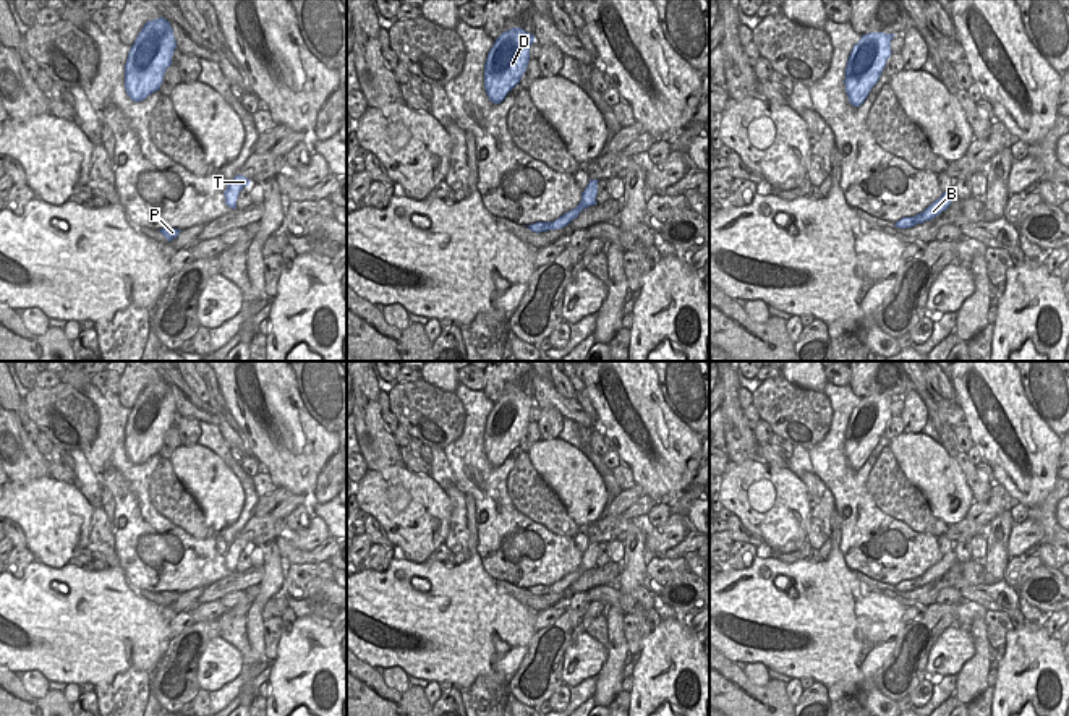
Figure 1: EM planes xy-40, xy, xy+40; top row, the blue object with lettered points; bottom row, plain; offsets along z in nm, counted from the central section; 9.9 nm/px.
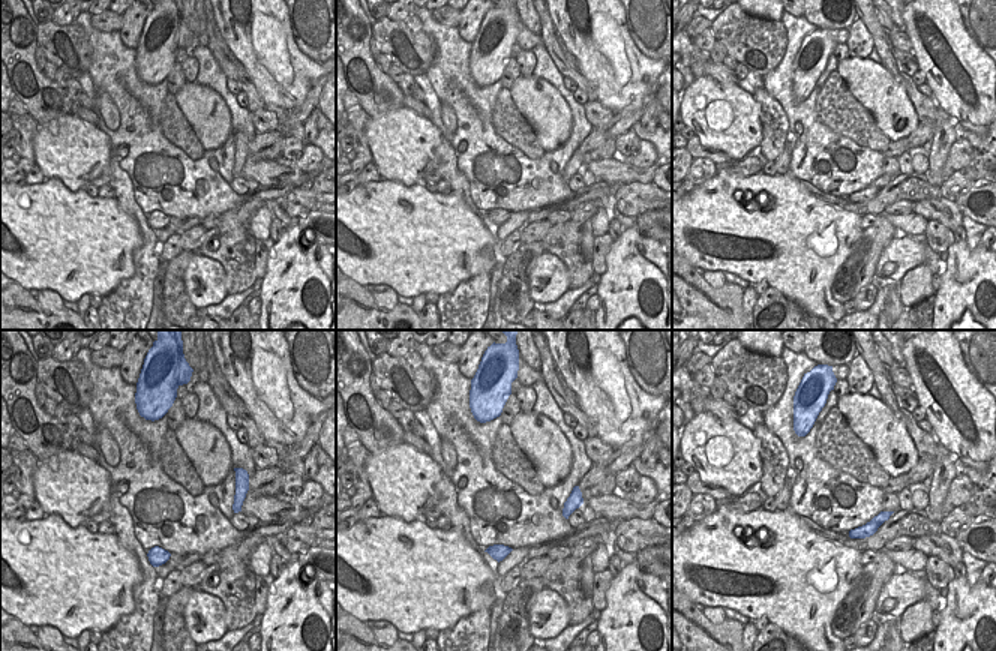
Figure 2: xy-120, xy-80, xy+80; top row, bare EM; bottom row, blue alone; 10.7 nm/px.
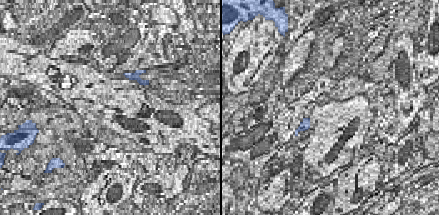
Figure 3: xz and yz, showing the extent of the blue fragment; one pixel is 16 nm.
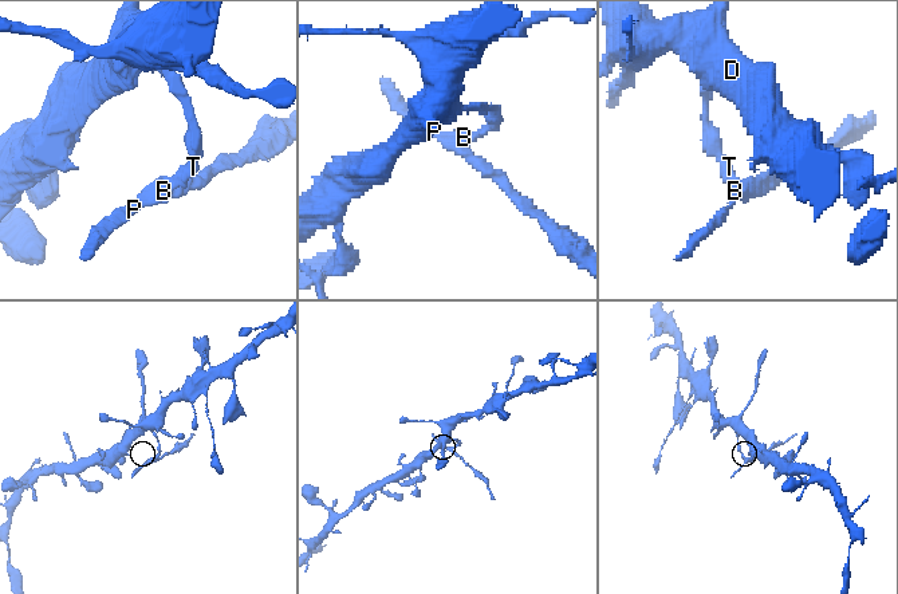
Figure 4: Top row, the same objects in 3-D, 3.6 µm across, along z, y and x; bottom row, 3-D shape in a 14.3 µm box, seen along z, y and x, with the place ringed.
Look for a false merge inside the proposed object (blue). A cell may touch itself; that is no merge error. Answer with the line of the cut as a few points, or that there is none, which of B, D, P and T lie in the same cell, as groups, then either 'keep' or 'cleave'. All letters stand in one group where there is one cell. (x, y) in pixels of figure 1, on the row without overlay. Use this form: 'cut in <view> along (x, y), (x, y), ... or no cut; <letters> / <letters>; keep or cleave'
cut in xy+40 along (920, 577), (917, 585); B D T / P; cleave

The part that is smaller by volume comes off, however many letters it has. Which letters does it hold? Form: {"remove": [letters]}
{"remove": ["P"]}

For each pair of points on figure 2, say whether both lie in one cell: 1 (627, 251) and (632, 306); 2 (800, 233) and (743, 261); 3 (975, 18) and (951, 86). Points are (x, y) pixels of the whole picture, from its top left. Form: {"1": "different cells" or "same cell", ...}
{"1": "same cell", "2": "same cell", "3": "different cells"}

